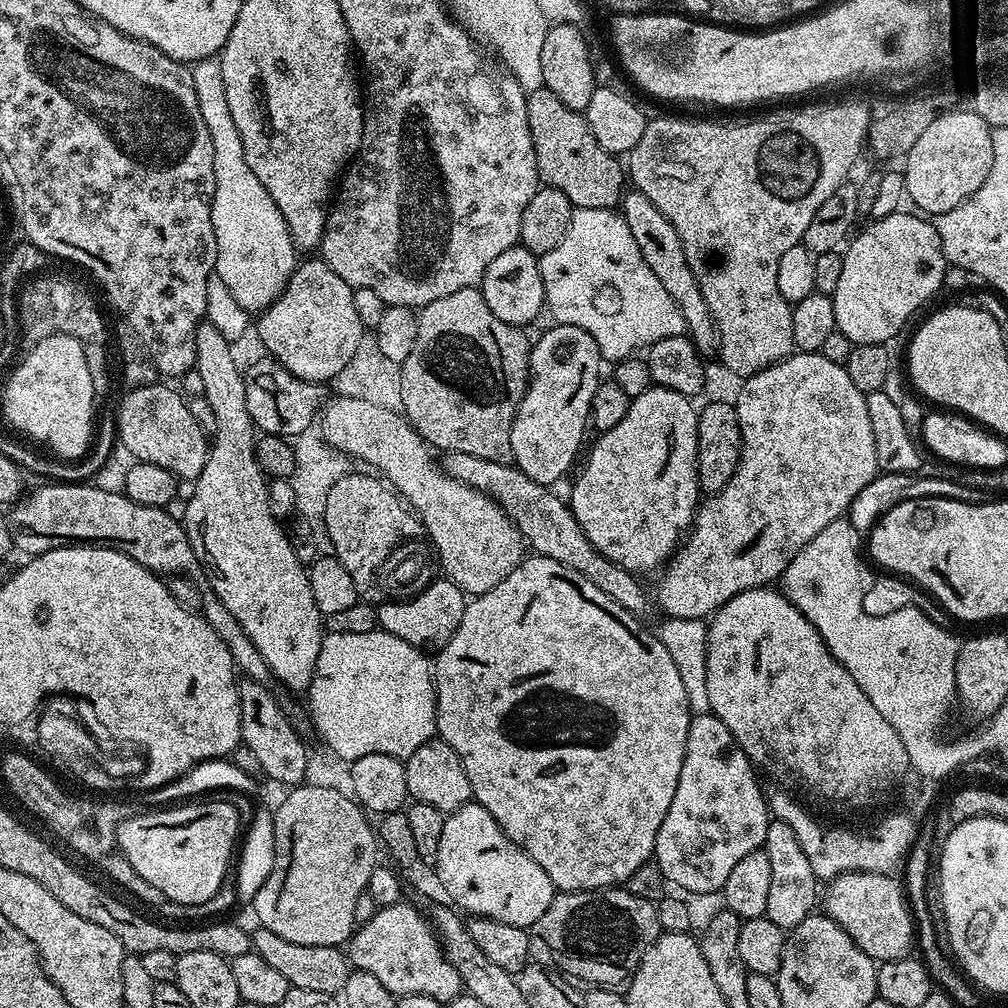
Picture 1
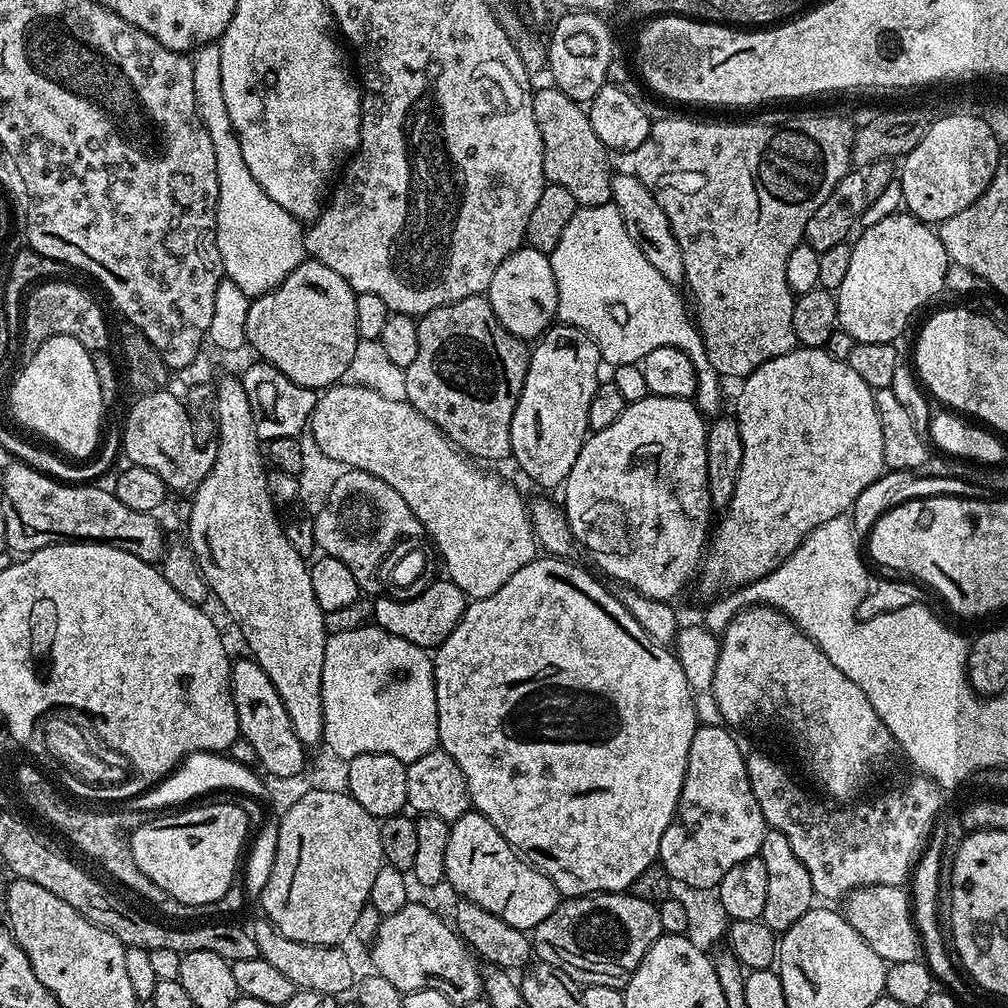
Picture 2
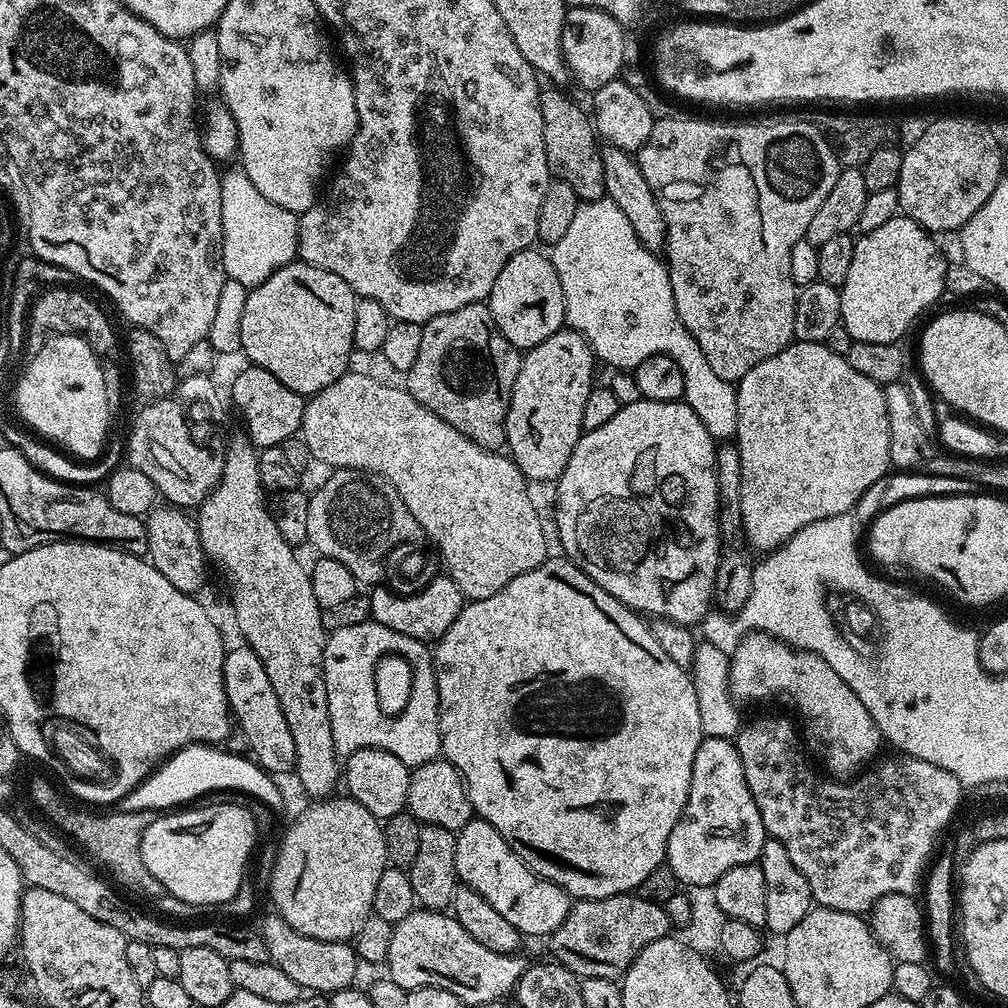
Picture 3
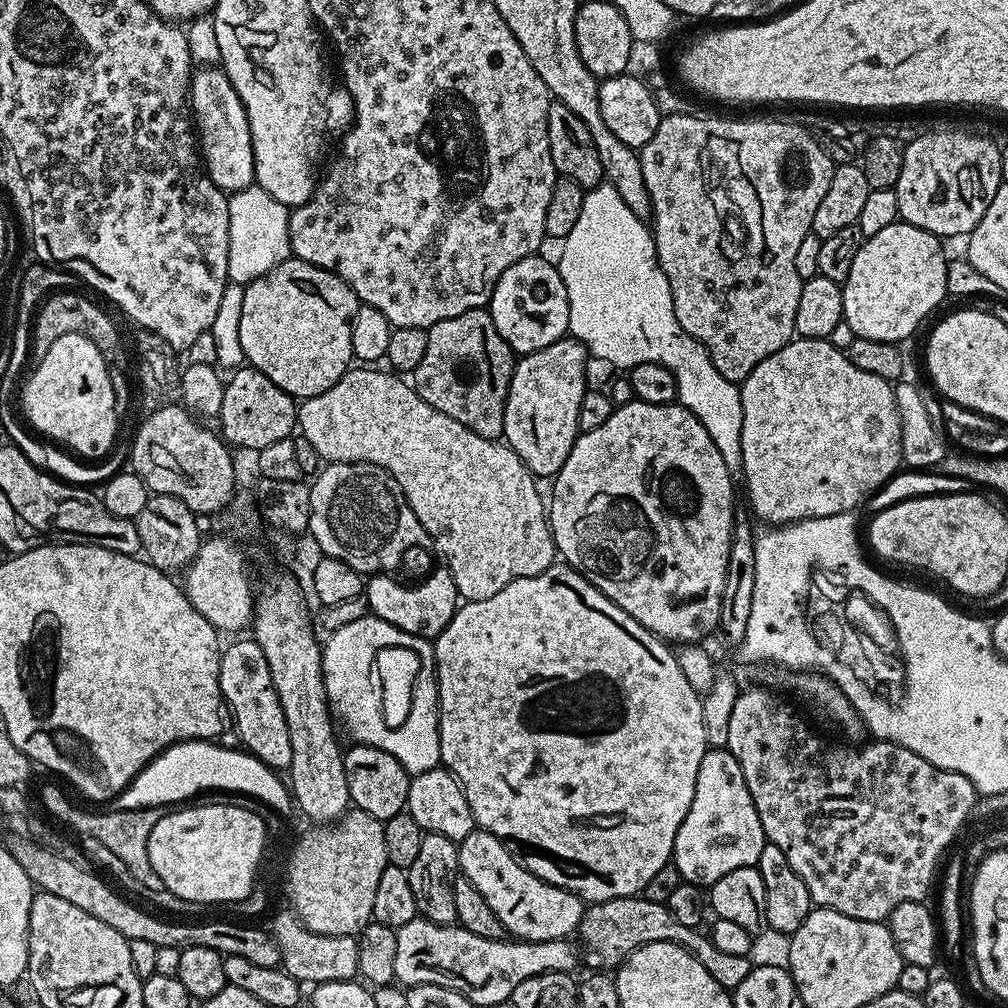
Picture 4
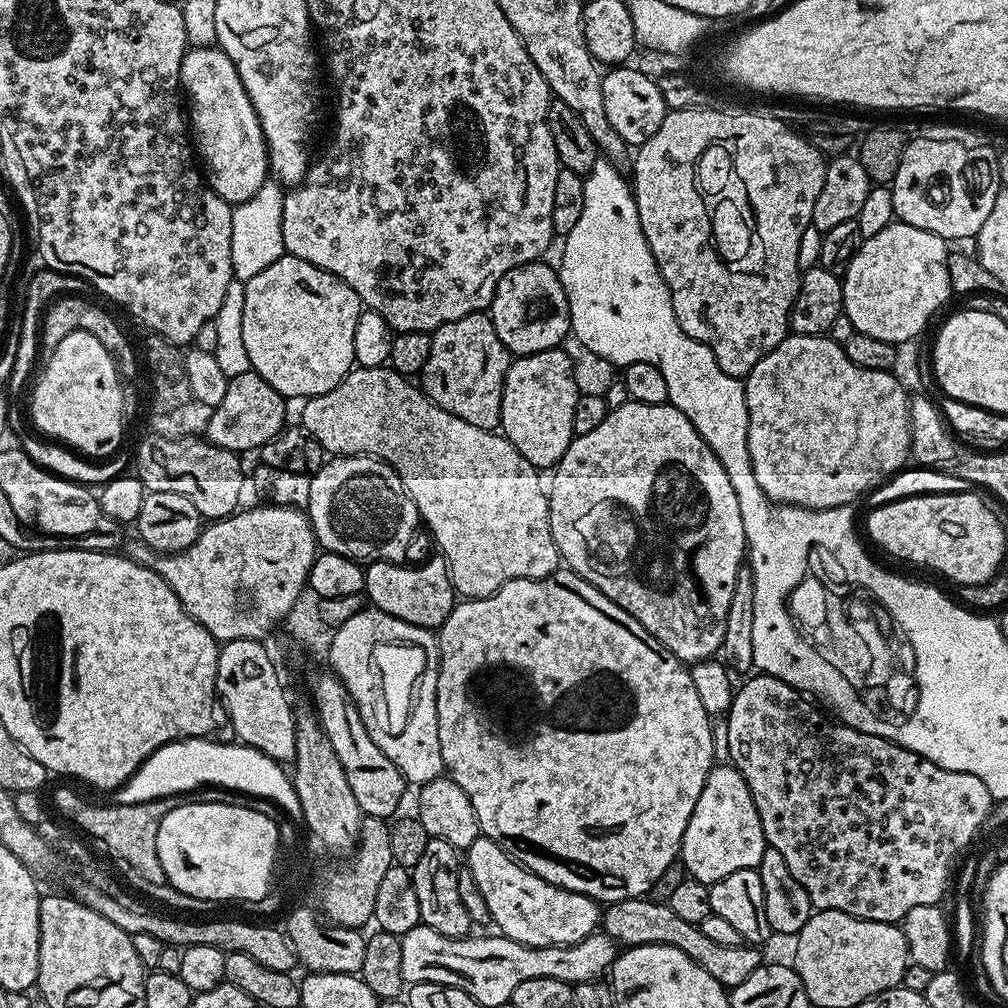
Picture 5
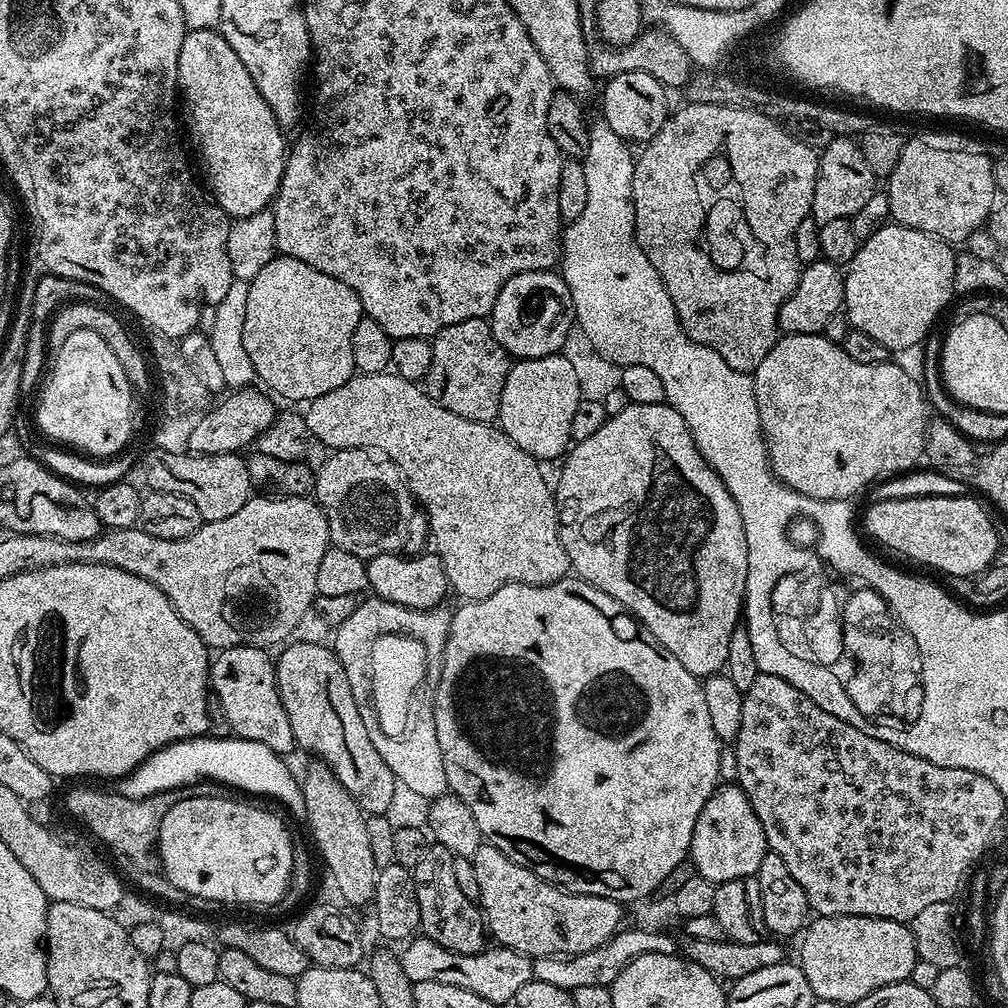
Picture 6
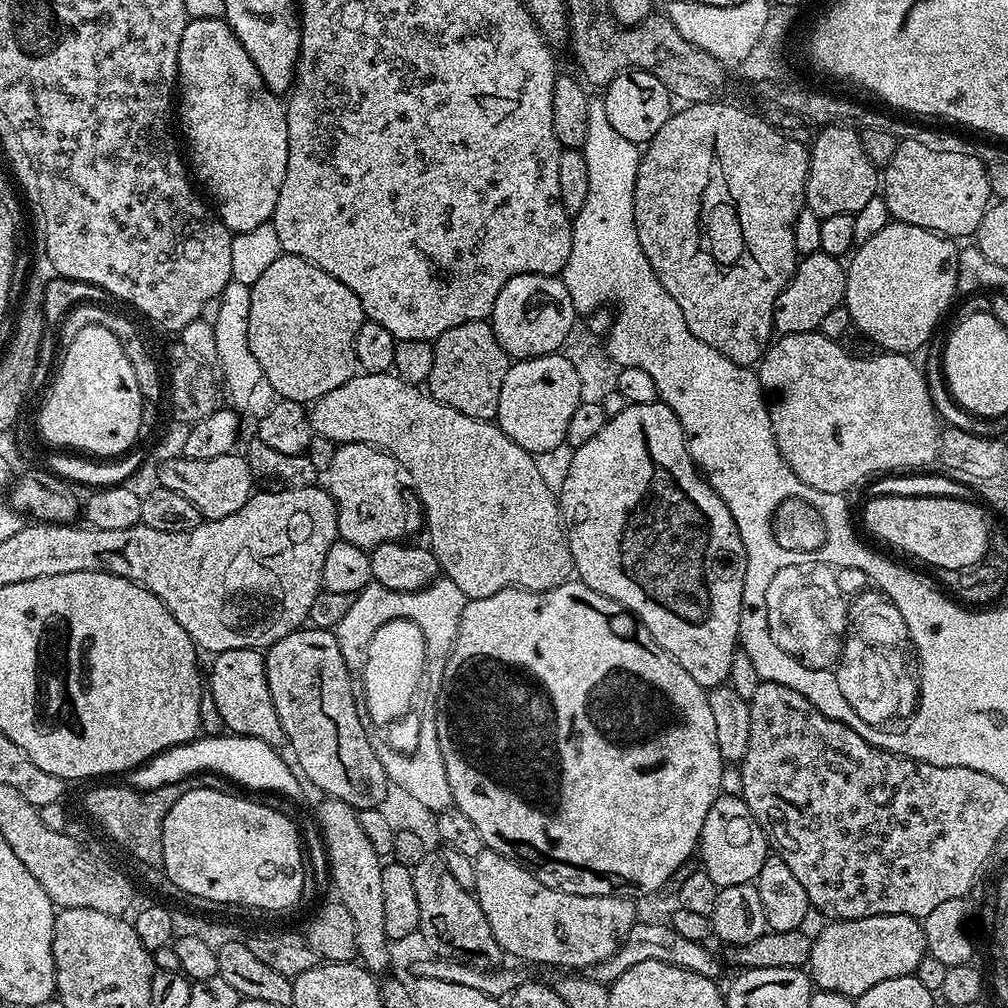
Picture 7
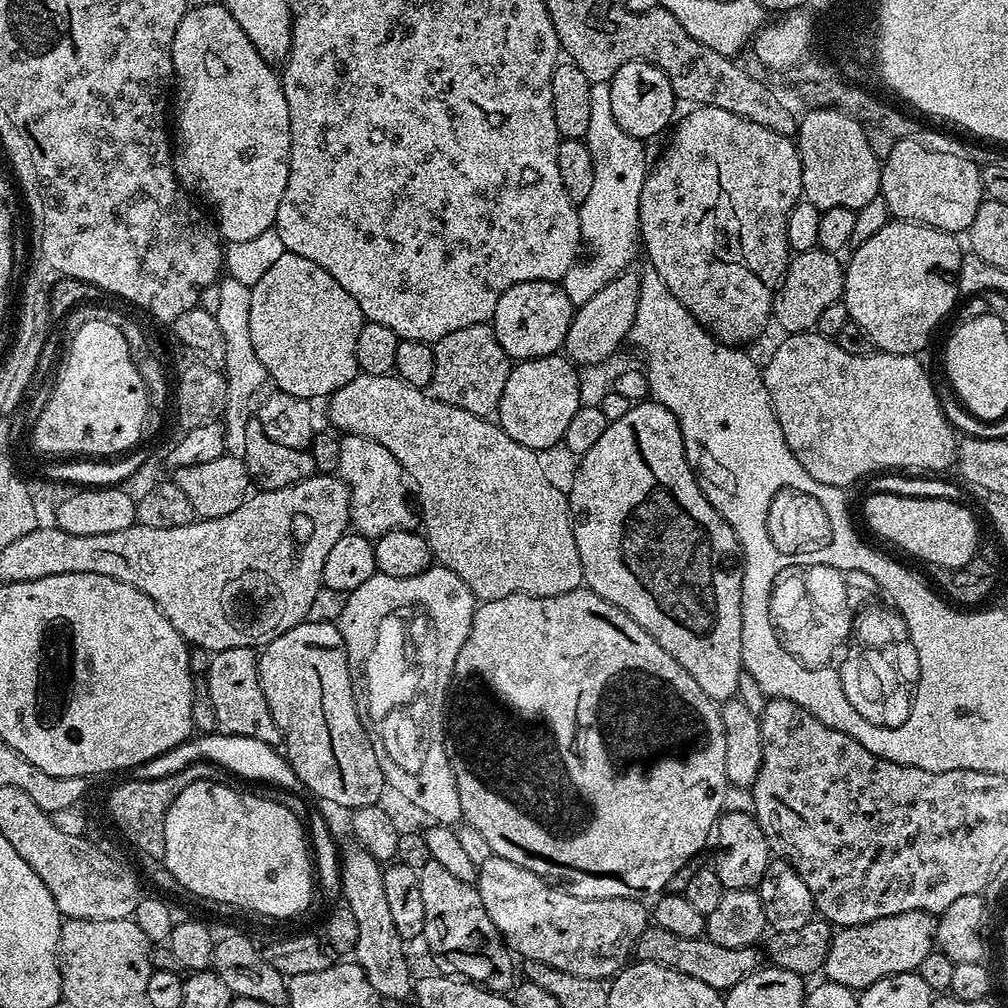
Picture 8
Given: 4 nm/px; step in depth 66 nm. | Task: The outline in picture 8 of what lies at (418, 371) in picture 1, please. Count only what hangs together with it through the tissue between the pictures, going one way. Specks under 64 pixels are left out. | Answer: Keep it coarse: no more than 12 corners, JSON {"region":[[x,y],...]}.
{"region":[[491,323],[435,341],[431,395],[491,417],[514,367]]}

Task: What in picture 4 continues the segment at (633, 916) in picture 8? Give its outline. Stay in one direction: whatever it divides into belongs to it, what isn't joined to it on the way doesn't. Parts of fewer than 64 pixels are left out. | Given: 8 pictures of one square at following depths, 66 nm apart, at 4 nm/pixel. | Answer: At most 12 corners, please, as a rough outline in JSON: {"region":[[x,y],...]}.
{"region":[[494,834],[459,841],[460,872],[505,933],[562,940],[585,901],[539,880]]}

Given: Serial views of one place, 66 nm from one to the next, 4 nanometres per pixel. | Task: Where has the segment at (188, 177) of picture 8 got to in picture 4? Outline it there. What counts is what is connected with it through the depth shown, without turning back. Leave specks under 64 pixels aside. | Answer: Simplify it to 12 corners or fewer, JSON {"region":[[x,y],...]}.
{"region":[[200,66],[190,115],[204,171],[225,194],[253,187],[238,90]]}

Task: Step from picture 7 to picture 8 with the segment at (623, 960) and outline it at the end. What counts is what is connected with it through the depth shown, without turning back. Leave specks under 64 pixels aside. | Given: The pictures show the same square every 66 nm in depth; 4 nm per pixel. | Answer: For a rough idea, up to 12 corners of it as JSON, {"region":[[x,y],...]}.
{"region":[[649,926],[637,961],[690,974],[717,990],[761,967],[755,947]]}

